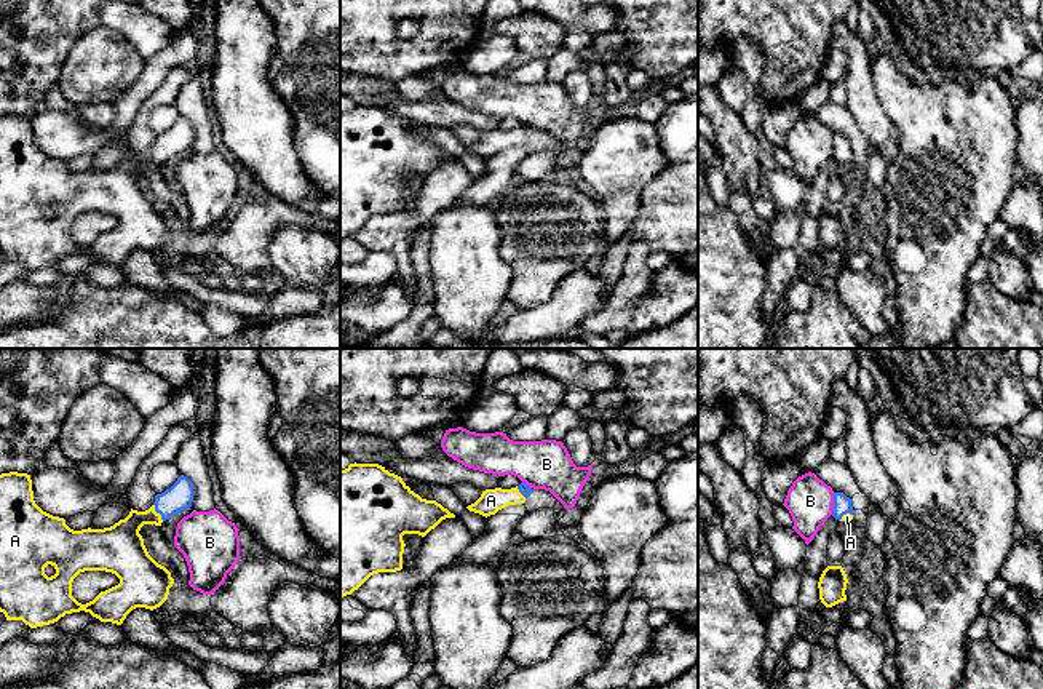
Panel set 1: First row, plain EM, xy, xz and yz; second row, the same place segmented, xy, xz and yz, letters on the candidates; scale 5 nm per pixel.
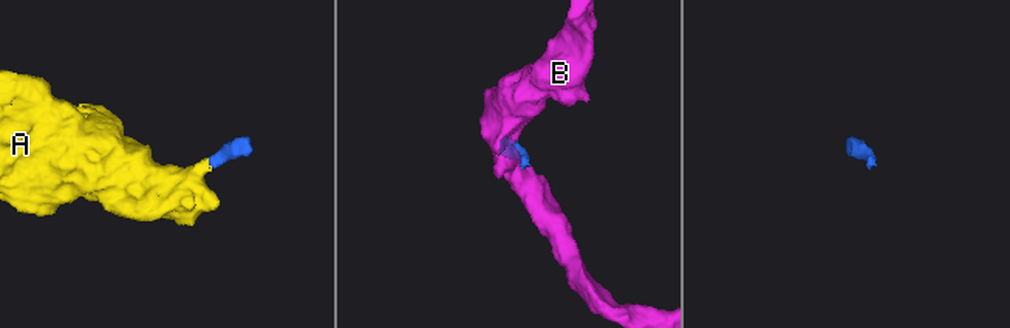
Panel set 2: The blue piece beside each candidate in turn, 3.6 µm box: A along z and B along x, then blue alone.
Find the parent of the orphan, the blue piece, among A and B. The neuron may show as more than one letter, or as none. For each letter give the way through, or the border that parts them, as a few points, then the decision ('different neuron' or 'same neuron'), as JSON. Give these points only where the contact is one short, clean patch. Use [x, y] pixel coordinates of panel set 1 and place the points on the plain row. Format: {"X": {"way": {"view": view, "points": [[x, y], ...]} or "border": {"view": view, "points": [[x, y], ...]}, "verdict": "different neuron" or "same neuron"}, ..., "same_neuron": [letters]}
{"A": {"way": {"view": "xy", "points": [[179, 138], [157, 154], [144, 159], [122, 189]]}, "verdict": "same neuron"}, "B": {"border": {"view": "yz", "points": [[834, 135], [834, 151], [831, 155]]}, "verdict": "different neuron"}, "same_neuron": ["A"]}

